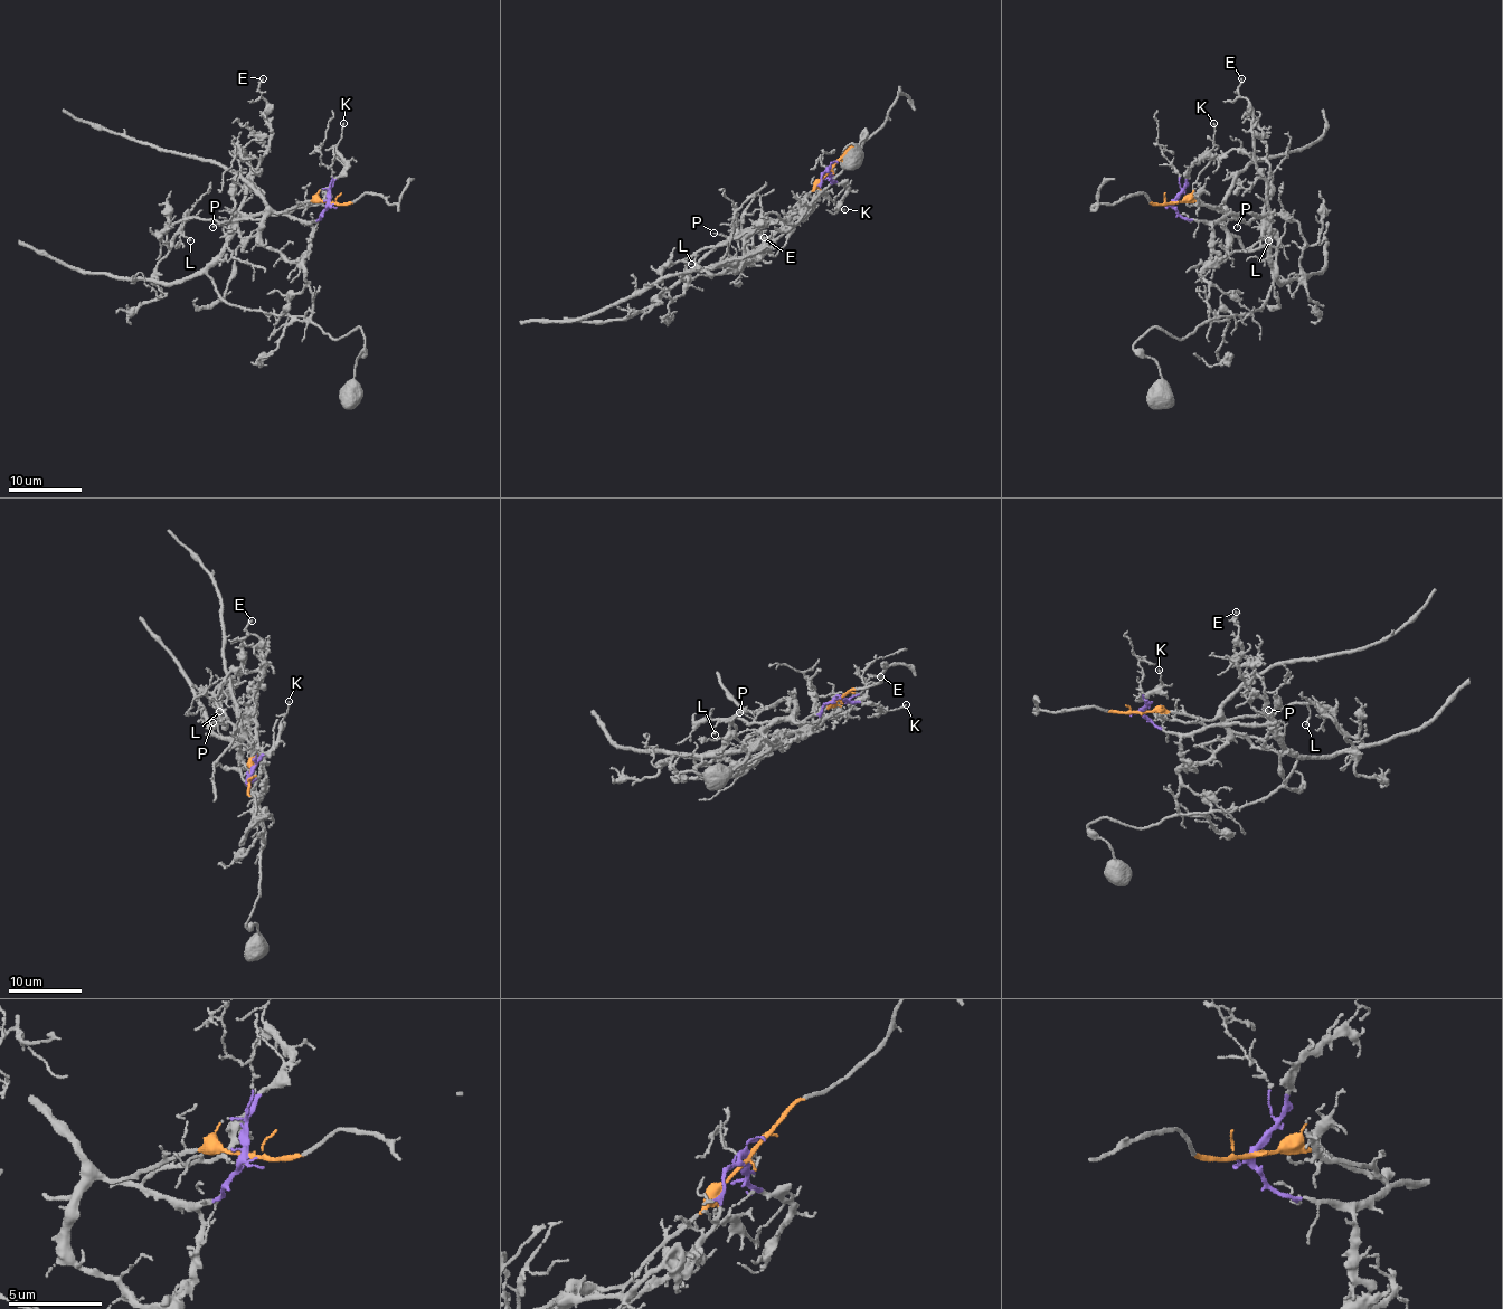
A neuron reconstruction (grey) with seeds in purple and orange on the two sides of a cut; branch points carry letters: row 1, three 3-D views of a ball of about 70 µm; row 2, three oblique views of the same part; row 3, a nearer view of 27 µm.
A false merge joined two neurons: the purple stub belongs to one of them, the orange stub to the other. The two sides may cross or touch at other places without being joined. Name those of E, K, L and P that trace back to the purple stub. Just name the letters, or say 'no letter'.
E, K

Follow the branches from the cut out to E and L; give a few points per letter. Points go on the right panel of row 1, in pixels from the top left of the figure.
E: (1173, 204), (1184, 218), (1208, 221), (1267, 212), (1266, 181), (1253, 146), (1253, 111), (1238, 94), (1242, 77)
L: (1173, 204), (1202, 201), (1229, 219), (1237, 218), (1248, 224), (1260, 218), (1267, 239)

